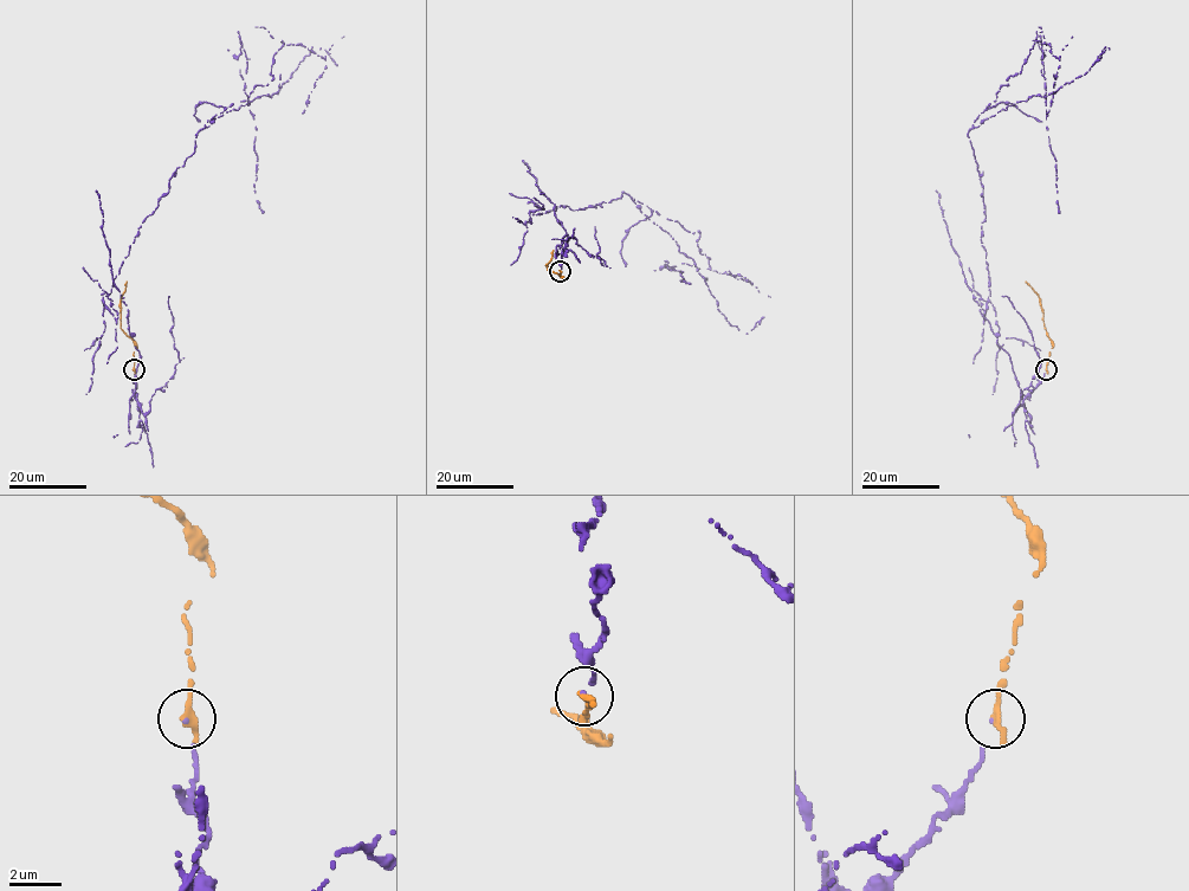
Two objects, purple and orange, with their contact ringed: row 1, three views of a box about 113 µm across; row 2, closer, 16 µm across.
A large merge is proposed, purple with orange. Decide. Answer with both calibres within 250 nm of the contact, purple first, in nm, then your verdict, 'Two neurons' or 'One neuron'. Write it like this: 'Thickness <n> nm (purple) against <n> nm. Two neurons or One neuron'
Thickness 90 nm (purple) against 360 nm. Two neurons

